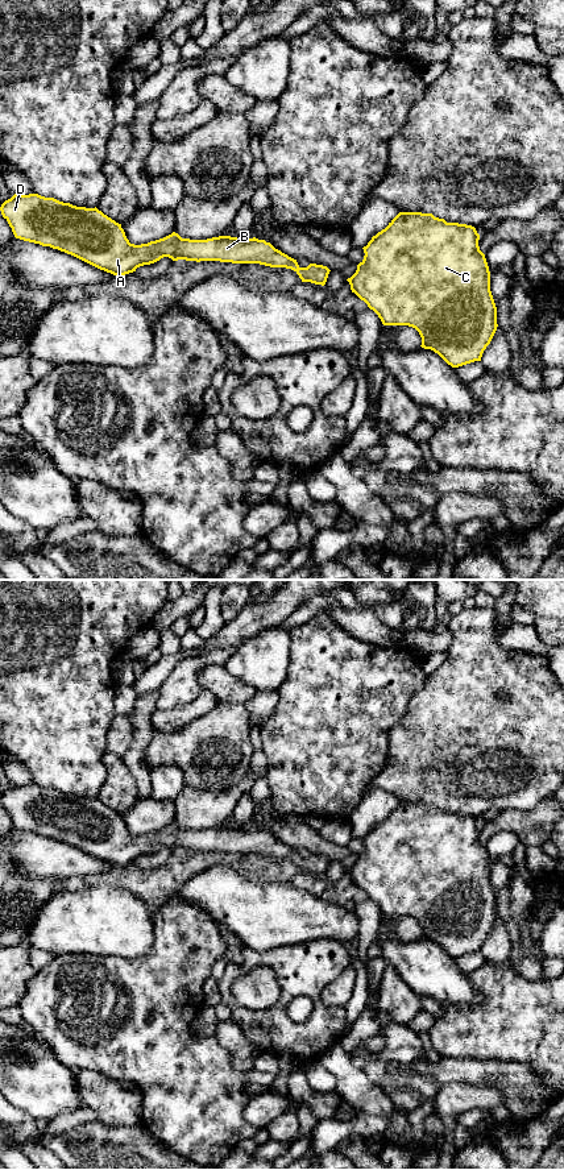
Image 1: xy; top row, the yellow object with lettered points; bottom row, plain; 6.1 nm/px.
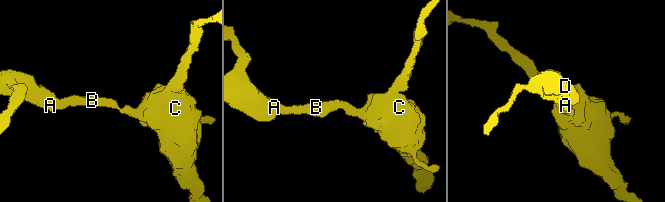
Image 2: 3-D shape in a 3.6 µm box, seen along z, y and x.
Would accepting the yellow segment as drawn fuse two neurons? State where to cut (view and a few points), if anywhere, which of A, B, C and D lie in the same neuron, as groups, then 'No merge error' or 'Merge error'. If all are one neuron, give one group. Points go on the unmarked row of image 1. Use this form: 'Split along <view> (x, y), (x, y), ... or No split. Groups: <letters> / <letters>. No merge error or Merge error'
No split. Groups: A B C D. No merge error

